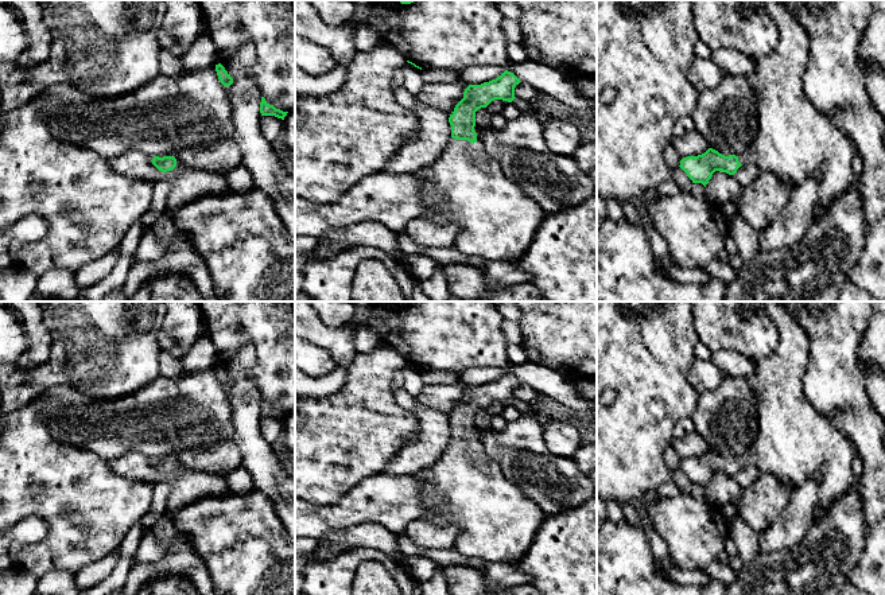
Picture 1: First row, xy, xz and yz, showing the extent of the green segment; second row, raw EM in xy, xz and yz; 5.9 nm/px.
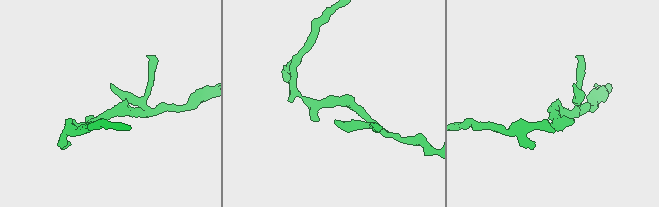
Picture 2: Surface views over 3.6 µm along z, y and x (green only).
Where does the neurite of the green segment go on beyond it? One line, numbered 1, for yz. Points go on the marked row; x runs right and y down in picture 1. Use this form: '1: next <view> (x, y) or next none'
1: next yz (795, 142)

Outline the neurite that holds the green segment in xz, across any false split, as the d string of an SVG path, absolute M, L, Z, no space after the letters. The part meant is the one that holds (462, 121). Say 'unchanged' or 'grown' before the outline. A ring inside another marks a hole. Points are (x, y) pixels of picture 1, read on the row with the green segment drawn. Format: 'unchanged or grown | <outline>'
grown | M505 70L496 79L469 85L449 117L451 141L438 160L416 171L420 179L422 217L435 225L459 223L461 230L454 241L455 249L488 261L513 262L524 256L547 215L537 202L506 178L492 156L482 155L474 148L476 112L494 100L512 102L516 98L515 88L520 82L513 73Z

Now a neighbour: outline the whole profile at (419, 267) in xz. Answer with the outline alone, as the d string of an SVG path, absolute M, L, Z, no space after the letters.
M422 254L405 256L403 262L409 275L418 280L430 279L438 267L432 258Z

